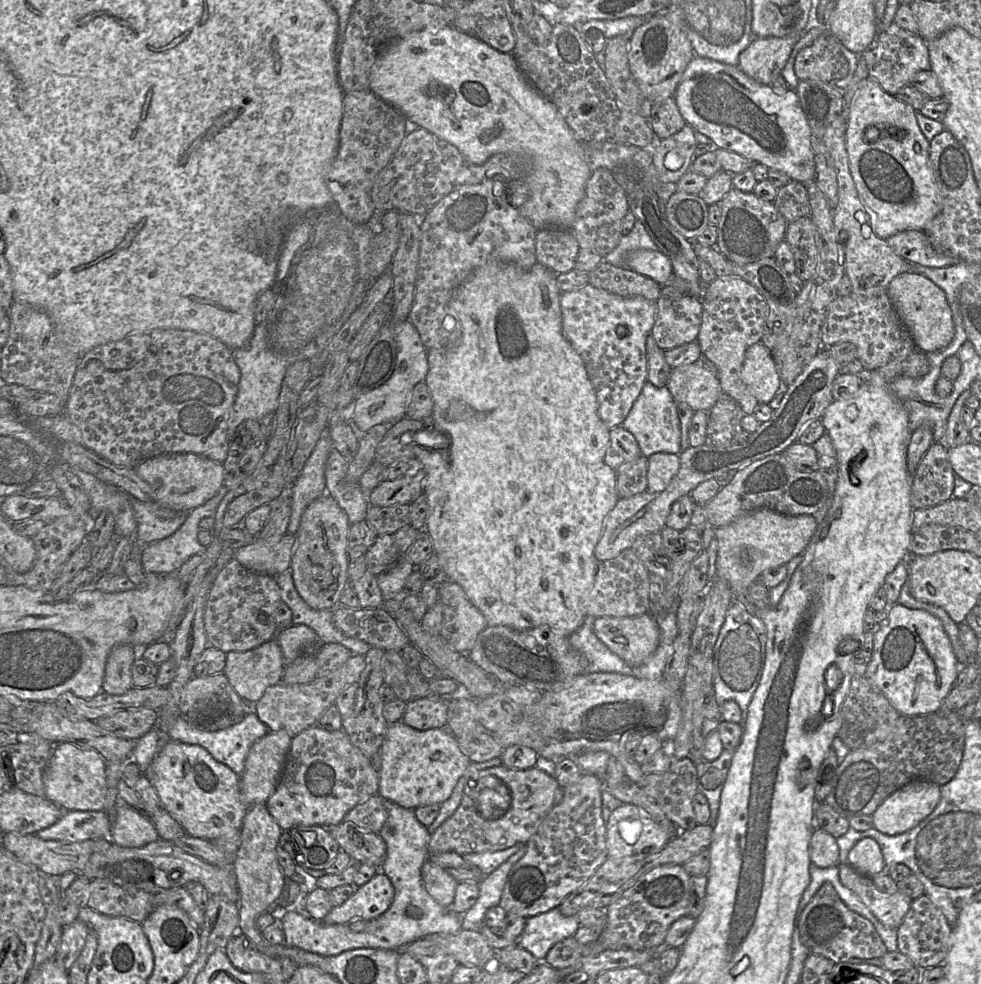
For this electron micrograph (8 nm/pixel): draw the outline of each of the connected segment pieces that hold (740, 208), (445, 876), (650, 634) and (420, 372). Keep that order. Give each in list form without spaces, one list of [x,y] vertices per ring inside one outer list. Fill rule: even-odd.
[[[734,187],[720,201],[721,219],[716,225],[716,248],[734,264],[745,265],[763,258],[774,257],[778,245],[785,241],[787,220],[777,210],[774,202],[743,192]]]
[[[429,859],[421,869],[421,877],[428,893],[443,907],[451,907],[458,881],[441,866]]]
[[[650,613],[634,617],[597,617],[593,631],[611,652],[631,667],[643,664],[660,641],[658,623]]]
[[[409,320],[396,326],[395,342],[397,346],[396,364],[390,378],[379,387],[359,394],[351,402],[354,403],[352,423],[358,433],[364,433],[378,424],[394,423],[406,416],[413,388],[418,382],[425,380],[428,372],[427,349],[418,331]]]

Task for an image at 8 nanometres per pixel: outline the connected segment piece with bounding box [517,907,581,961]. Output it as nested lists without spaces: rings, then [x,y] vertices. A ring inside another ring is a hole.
[[[559,908],[527,918],[523,933],[517,940],[517,946],[529,951],[538,961],[546,958],[549,950],[558,942],[572,937],[581,924],[575,916],[564,916]]]

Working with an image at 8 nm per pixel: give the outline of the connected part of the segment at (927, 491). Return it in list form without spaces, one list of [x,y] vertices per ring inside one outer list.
[[[934,442],[913,475],[911,505],[914,509],[934,507],[953,496],[955,473],[943,443]]]

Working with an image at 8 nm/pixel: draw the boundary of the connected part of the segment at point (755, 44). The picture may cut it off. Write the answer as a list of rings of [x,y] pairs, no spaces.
[[[801,34],[784,37],[756,37],[739,55],[738,68],[747,76],[770,85],[781,74]]]

